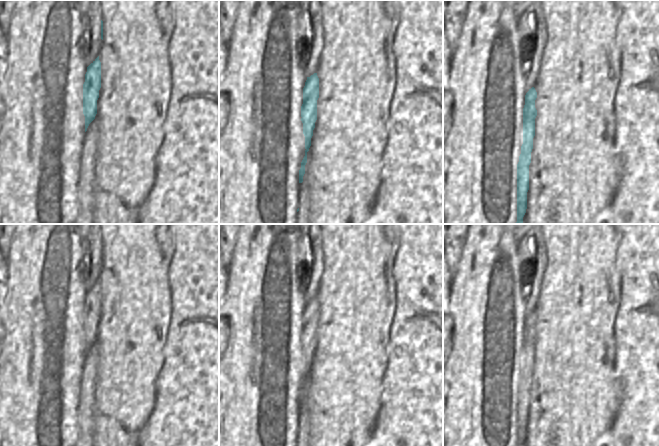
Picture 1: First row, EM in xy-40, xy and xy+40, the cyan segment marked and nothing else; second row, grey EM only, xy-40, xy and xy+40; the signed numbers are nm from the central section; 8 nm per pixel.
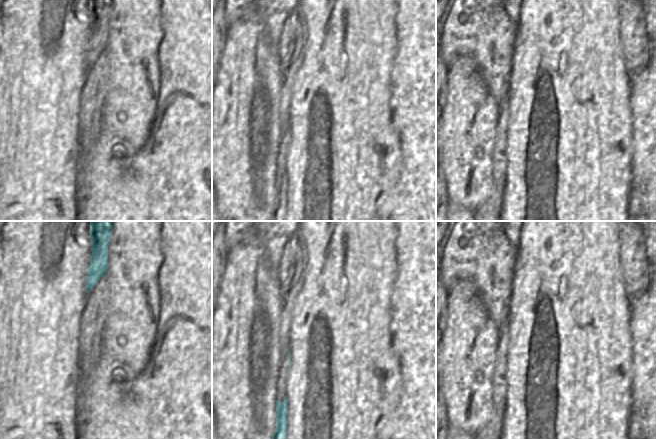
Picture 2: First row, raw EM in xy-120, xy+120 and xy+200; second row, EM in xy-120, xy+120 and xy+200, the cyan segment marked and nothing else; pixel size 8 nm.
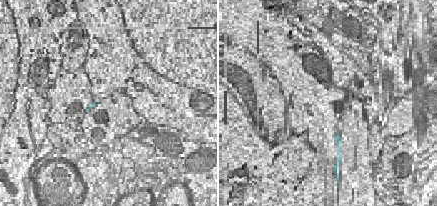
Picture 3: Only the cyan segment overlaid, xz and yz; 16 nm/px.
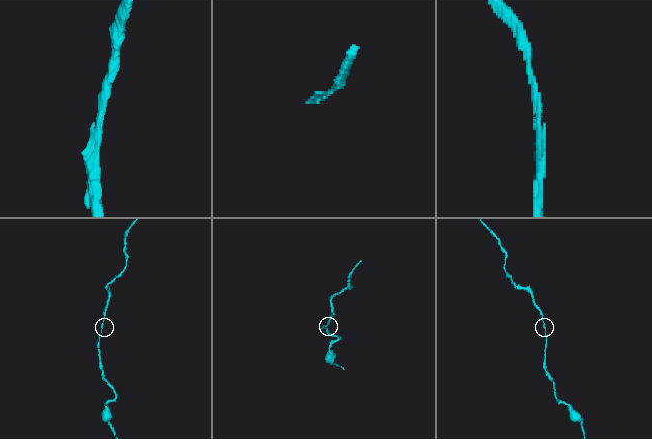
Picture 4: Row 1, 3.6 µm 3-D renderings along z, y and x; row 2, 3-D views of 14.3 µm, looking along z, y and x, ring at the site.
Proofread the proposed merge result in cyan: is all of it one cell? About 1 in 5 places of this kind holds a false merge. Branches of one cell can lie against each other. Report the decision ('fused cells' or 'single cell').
single cell

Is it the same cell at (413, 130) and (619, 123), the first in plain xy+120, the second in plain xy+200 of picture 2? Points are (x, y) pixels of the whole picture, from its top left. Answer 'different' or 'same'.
different

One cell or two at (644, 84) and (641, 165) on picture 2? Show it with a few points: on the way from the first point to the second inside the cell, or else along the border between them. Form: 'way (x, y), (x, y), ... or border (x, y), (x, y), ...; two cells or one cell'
way (645, 104), (645, 145); one cell

